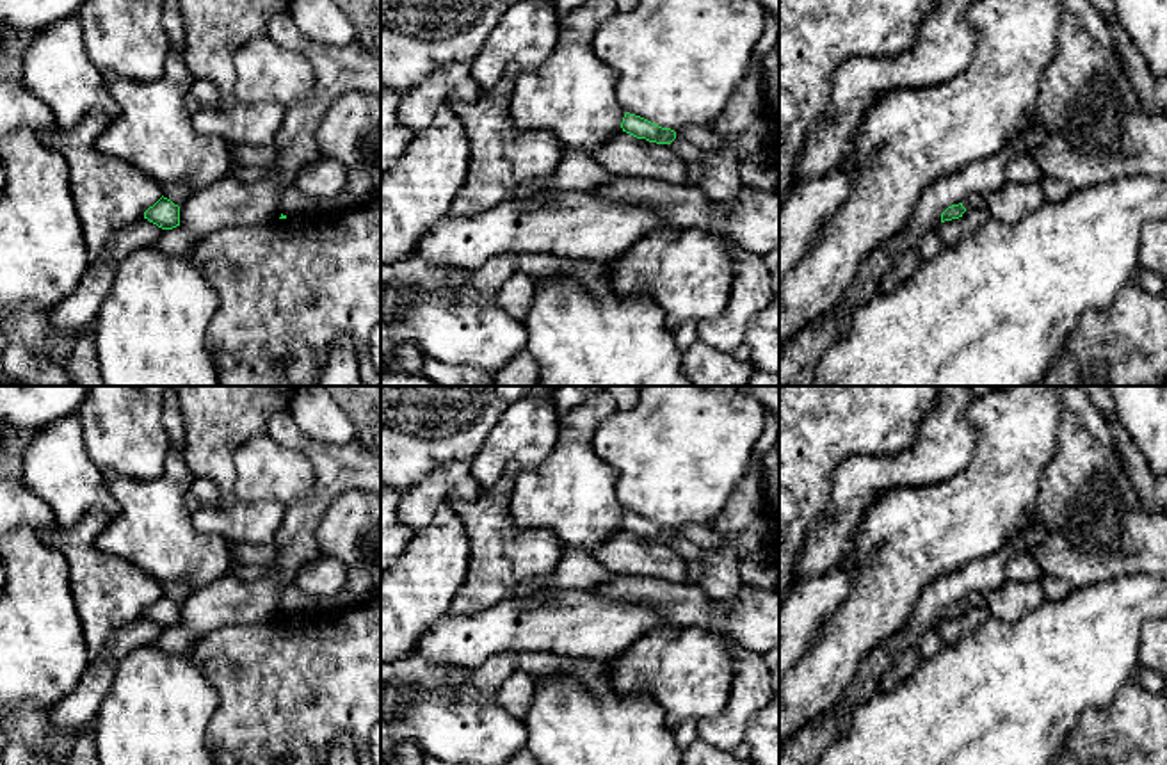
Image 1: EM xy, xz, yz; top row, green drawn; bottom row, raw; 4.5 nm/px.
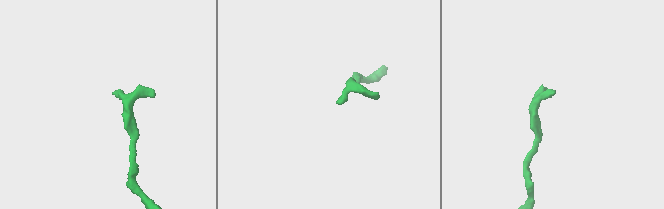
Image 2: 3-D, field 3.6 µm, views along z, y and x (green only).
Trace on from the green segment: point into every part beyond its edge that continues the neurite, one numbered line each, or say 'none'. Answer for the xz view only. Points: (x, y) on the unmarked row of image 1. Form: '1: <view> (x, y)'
none

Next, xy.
none

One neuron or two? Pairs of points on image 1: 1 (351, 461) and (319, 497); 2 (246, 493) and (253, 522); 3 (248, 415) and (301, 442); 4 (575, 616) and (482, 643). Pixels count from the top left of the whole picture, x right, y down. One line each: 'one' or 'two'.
1: one
2: two
3: two
4: one

